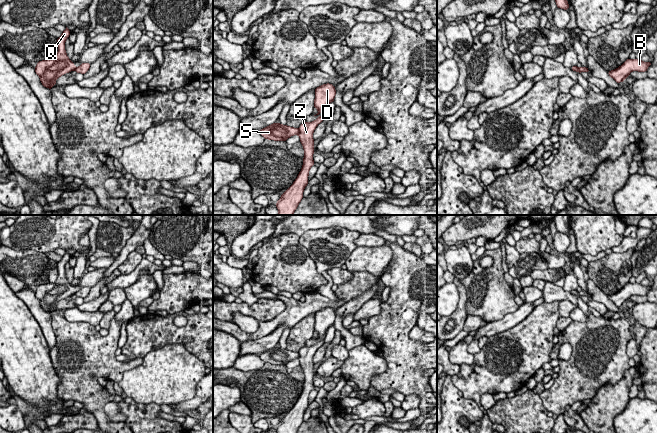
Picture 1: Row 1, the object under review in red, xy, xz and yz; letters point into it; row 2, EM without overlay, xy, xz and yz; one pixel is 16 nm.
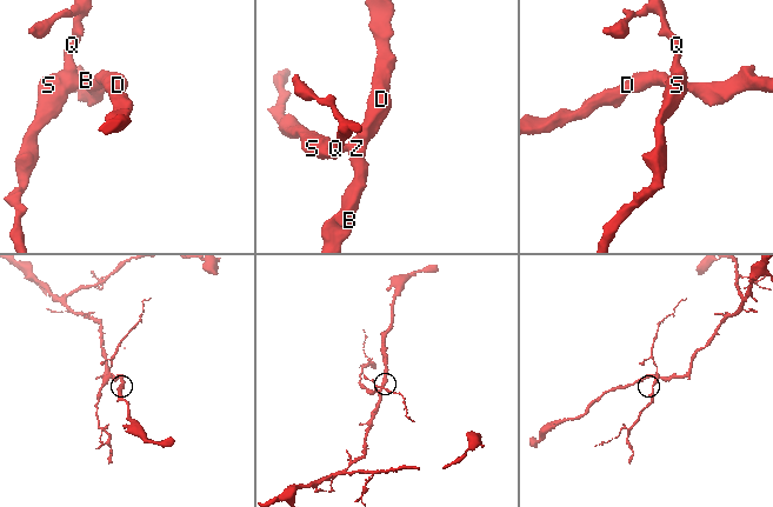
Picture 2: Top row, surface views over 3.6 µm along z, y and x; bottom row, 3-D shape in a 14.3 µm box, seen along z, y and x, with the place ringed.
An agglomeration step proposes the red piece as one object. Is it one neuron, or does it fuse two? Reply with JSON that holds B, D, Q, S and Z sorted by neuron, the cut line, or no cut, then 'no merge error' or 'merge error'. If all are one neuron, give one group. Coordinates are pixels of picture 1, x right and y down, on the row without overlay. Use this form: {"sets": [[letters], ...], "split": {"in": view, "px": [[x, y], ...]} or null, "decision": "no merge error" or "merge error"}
{"sets": [["B", "D", "Z"], ["Q", "S"]], "split": {"in": "xz", "px": [[298, 353], [299, 358]]}, "decision": "merge error"}

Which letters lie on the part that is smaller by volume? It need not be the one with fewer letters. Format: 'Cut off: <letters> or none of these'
Cut off: Q, S

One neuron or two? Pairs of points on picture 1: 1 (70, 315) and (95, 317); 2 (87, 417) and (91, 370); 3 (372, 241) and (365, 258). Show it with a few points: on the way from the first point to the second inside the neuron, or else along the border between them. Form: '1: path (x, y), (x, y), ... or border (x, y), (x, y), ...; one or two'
1: path (76, 315), (89, 317); one
2: border (84, 407), (94, 416), (97, 422); two
3: border (383, 244), (357, 247); two

